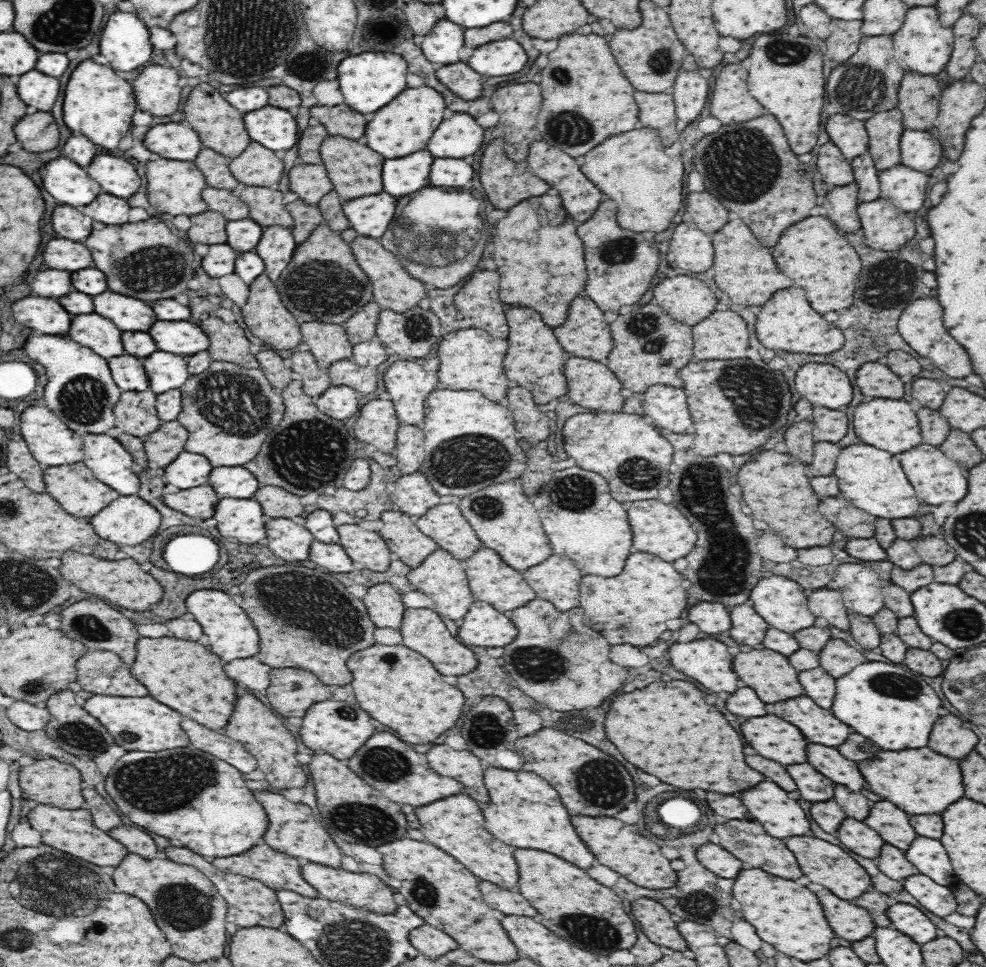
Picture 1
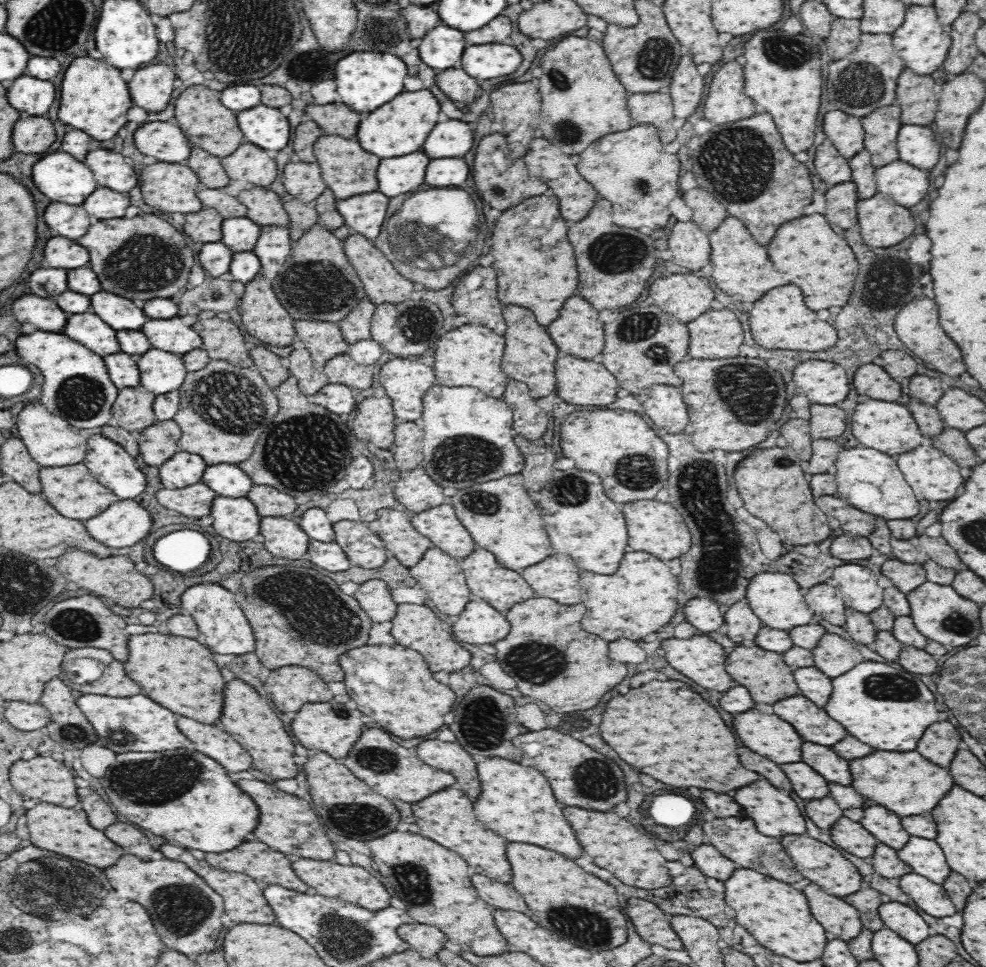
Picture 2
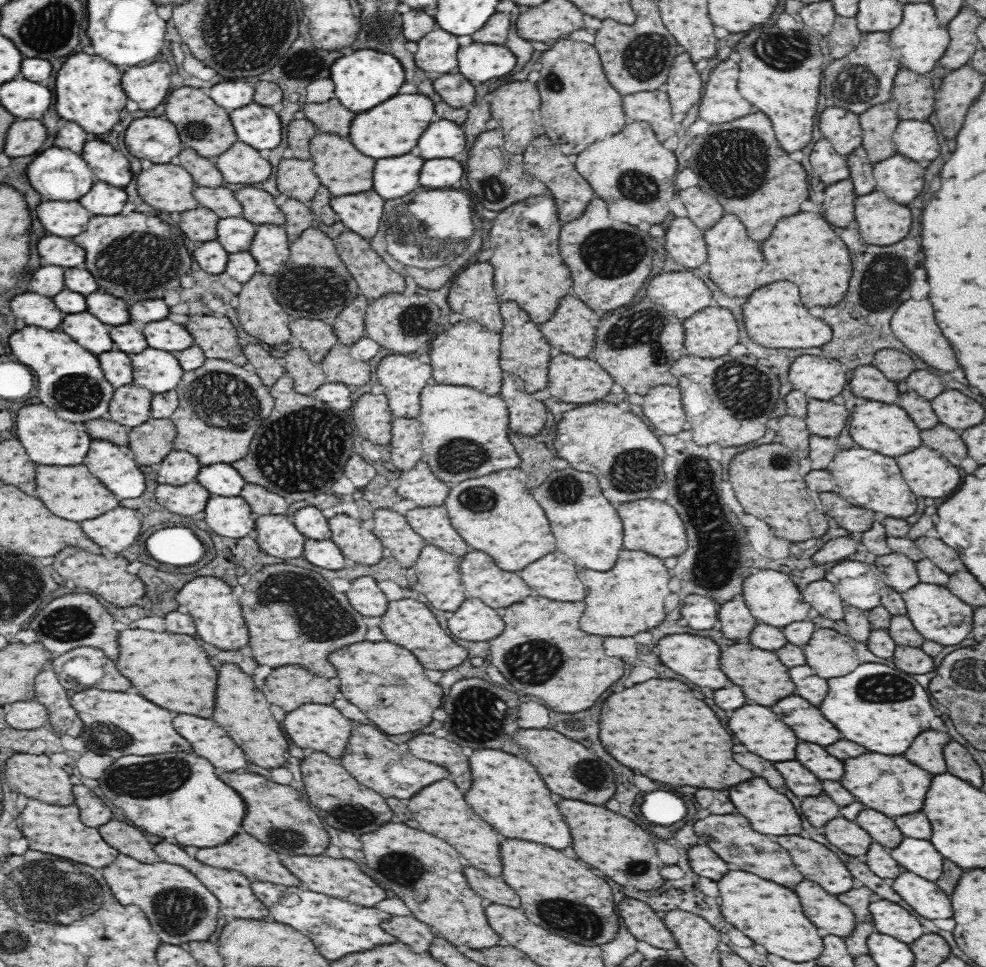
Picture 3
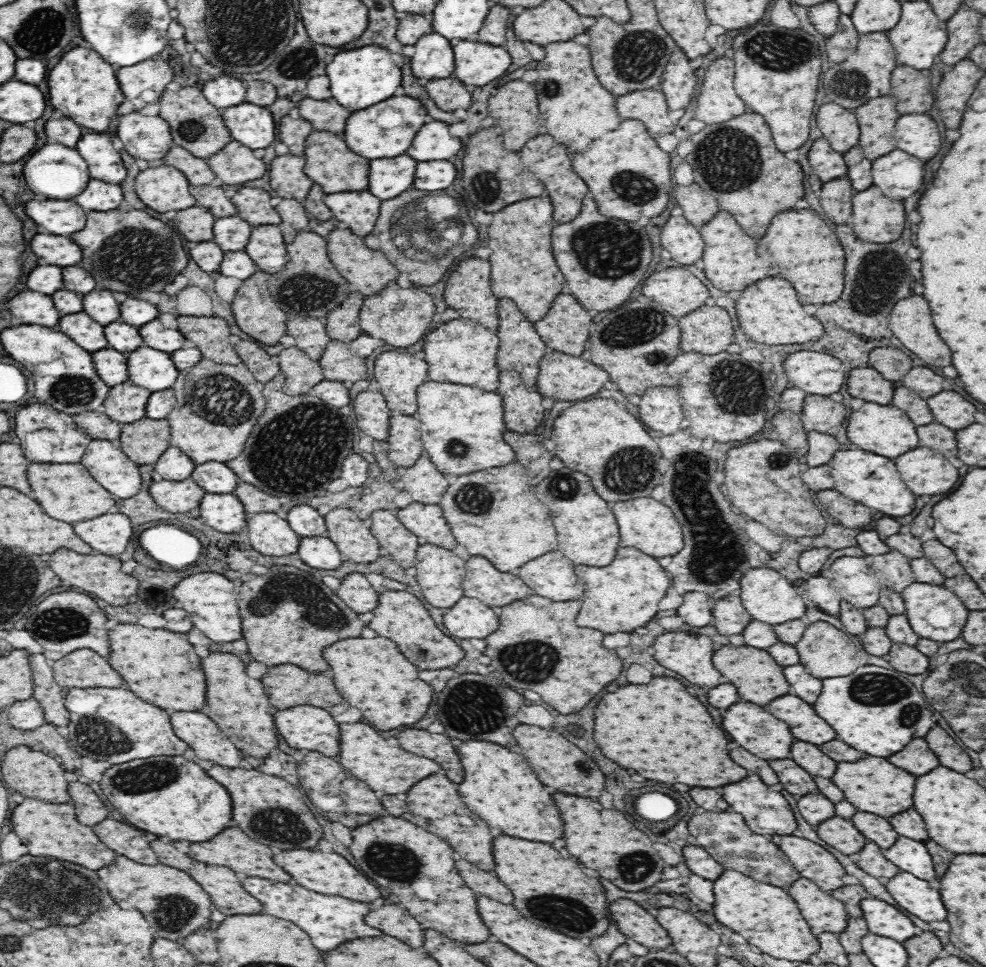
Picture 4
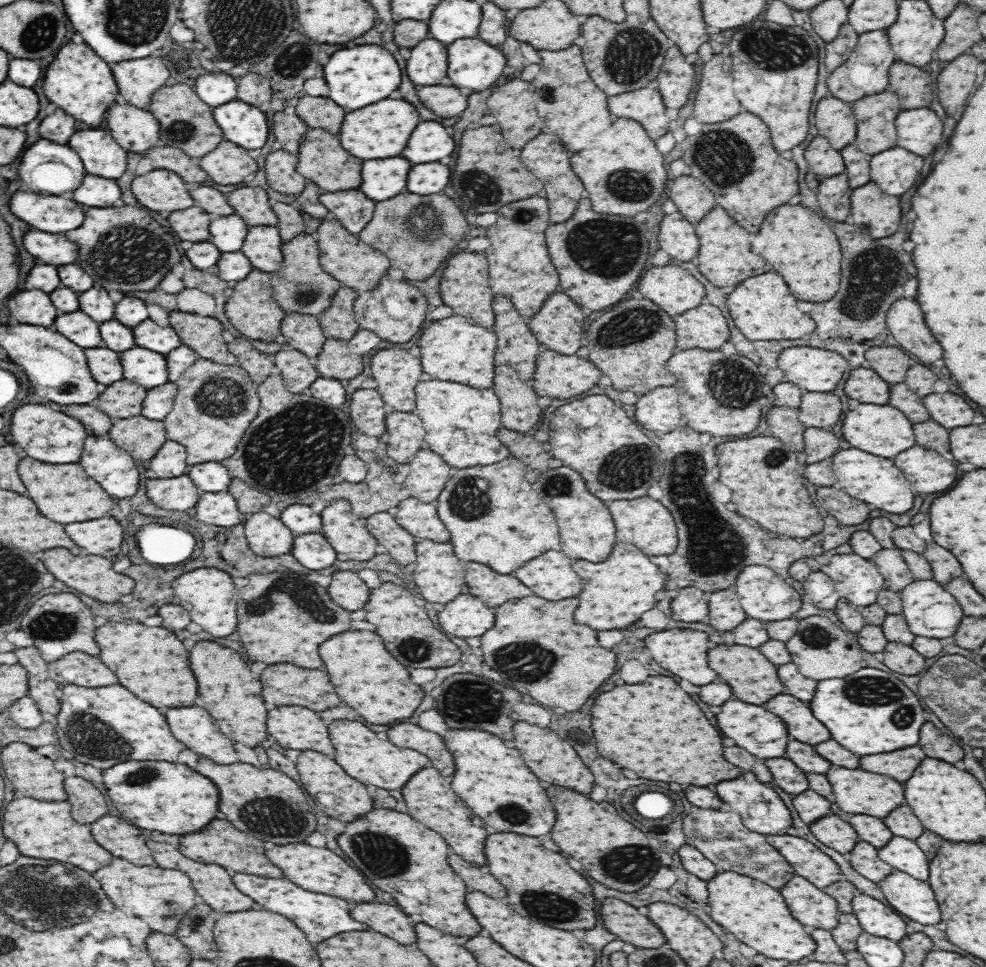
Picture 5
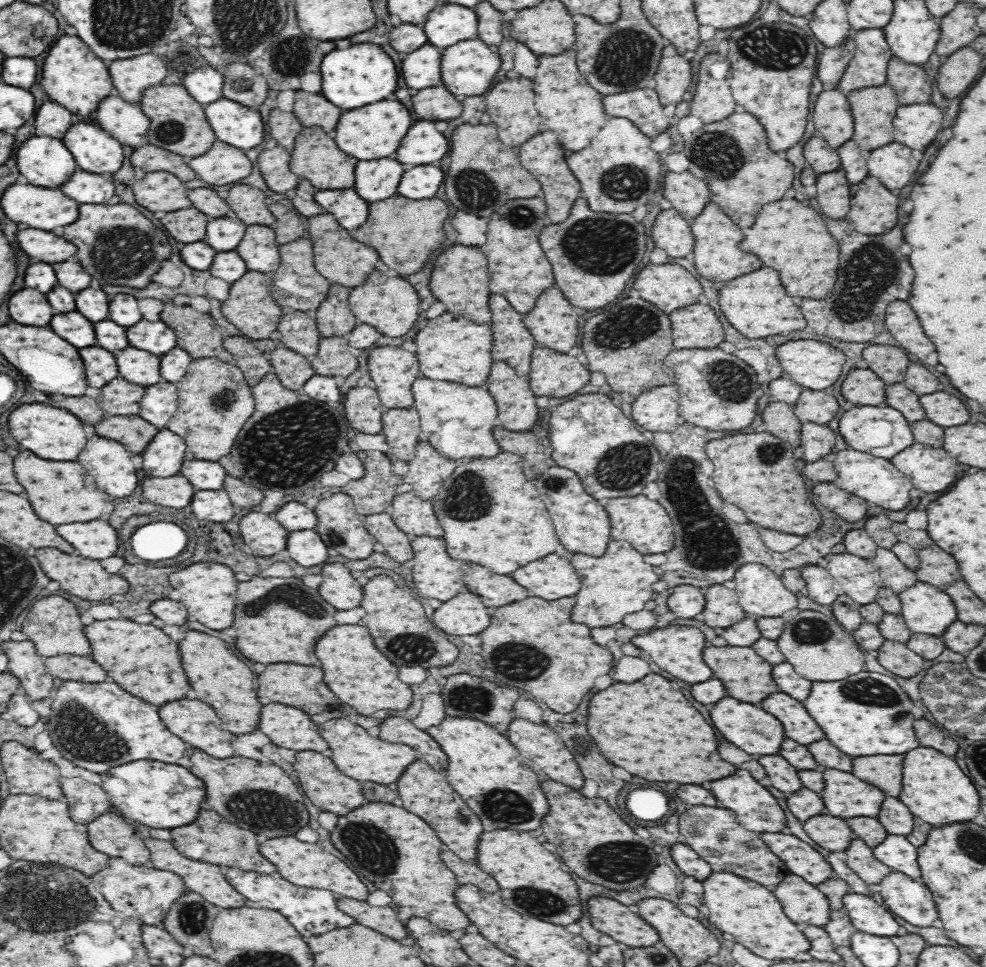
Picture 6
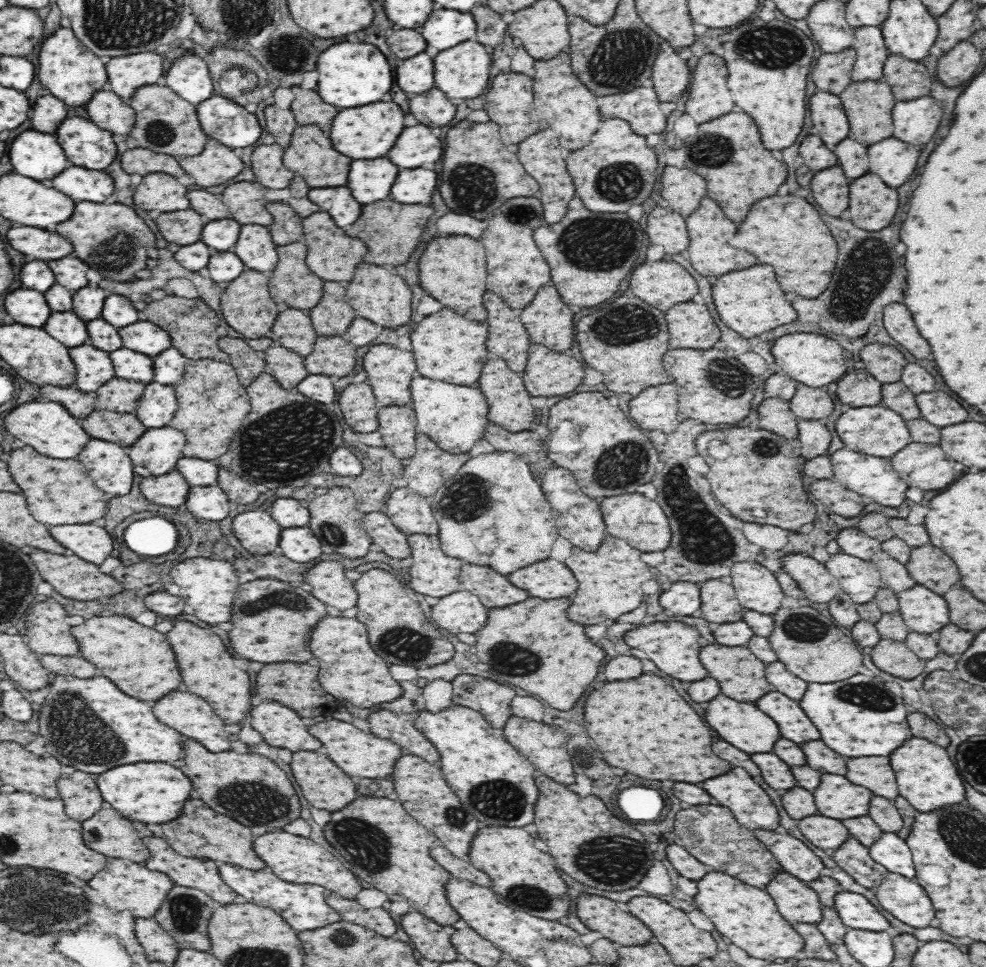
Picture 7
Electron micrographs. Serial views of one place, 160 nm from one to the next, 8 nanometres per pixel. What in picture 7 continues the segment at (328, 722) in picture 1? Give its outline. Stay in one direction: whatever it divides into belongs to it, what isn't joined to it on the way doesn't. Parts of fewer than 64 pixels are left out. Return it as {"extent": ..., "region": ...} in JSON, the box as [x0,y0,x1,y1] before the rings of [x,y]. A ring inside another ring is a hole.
{"extent":[250,702,322,752],"region":[[[262,702],[250,710],[250,722],[256,732],[262,732],[264,742],[278,748],[288,748],[292,752],[298,750],[318,750],[322,742],[310,736],[302,718],[278,704],[278,702]]]}

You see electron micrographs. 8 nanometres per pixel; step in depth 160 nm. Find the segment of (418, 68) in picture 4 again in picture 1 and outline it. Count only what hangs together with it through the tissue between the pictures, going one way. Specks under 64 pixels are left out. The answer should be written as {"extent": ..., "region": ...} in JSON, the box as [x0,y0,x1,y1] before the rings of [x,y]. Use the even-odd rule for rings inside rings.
{"extent":[422,20,464,66],"region":[[[448,20],[437,22],[422,40],[422,53],[432,64],[439,66],[454,64],[460,58],[460,50],[464,48],[464,27],[452,24]]]}

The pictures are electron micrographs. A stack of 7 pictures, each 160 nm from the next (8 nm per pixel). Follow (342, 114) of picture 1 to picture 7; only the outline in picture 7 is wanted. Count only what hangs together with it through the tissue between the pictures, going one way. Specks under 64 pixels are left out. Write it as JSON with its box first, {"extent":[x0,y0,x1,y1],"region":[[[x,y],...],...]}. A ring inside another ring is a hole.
{"extent":[290,86,338,130],"region":[[[292,86],[290,89],[296,92],[296,98],[291,105],[296,122],[298,124],[316,124],[322,130],[330,130],[332,120],[338,110],[334,106],[322,102],[318,92],[314,92],[314,90],[304,90],[298,86]]]}

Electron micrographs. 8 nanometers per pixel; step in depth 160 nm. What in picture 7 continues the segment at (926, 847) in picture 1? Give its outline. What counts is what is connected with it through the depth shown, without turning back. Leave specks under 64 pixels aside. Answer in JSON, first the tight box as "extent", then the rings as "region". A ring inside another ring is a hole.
{"extent":[869,832,915,879],"region":[[[883,832],[878,840],[869,846],[869,855],[874,862],[909,879],[915,878],[914,861],[906,841],[896,833]]]}

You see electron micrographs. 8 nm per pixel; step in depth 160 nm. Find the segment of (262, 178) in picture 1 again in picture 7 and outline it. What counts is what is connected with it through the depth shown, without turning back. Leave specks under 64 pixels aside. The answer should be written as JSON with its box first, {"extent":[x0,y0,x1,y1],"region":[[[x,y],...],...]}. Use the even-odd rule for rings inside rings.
{"extent":[178,139,242,188],"region":[[[209,139],[204,146],[204,152],[188,158],[178,158],[188,176],[194,178],[198,186],[210,188],[228,182],[242,170],[242,160],[236,156],[230,147],[216,139]]]}

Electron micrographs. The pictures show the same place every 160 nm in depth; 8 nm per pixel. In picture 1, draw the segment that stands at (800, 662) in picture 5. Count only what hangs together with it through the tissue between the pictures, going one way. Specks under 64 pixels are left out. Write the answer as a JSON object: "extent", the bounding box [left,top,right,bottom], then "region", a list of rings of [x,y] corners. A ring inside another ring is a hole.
{"extent":[820,638,868,678],"region":[[[830,638],[826,646],[820,650],[820,664],[822,668],[834,676],[840,678],[859,664],[868,662],[862,652],[852,648],[849,643],[840,638]]]}

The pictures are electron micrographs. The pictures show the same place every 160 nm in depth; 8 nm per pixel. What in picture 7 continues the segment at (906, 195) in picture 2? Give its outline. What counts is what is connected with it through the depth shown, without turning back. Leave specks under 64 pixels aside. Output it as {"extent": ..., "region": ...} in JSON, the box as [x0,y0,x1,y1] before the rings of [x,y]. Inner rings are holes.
{"extent":[868,138,918,188],"region":[[[898,138],[880,140],[868,148],[870,172],[878,174],[886,184],[898,188],[916,170],[918,150]]]}

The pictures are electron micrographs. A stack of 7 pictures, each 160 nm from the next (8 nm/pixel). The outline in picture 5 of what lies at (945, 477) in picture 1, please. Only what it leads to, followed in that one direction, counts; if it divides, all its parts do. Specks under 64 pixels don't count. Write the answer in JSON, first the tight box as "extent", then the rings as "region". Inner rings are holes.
{"extent":[892,446,958,492],"region":[[[912,446],[892,458],[894,464],[912,480],[914,492],[942,492],[948,490],[958,480],[958,468],[946,460],[942,454],[934,450],[926,450],[922,446]],[[924,480],[924,482],[922,482]],[[936,480],[936,482],[928,482]]]}

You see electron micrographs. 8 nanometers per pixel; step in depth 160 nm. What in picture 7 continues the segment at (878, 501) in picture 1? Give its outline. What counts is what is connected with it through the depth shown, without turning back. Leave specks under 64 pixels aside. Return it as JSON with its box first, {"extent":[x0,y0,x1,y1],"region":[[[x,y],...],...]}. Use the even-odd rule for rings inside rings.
{"extent":[829,448,908,508],"region":[[[844,448],[829,455],[832,458],[832,466],[834,466],[834,478],[838,484],[850,488],[859,495],[868,496],[868,499],[872,499],[873,502],[878,502],[882,506],[890,506],[890,508],[896,508],[906,500],[904,492],[908,490],[908,484],[892,468],[891,459],[844,450]]]}

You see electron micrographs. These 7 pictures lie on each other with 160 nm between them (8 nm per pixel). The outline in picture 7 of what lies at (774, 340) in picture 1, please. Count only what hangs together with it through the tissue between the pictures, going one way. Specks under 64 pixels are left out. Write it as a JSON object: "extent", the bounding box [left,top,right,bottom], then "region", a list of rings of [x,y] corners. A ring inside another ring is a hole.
{"extent":[712,264,796,339],"region":[[[758,264],[752,268],[718,276],[716,282],[712,284],[712,298],[714,298],[716,311],[722,318],[722,322],[728,324],[732,330],[736,330],[745,339],[768,332],[782,324],[788,324],[796,316],[794,308],[784,298],[784,292],[780,290],[776,282],[774,270],[766,264]]]}

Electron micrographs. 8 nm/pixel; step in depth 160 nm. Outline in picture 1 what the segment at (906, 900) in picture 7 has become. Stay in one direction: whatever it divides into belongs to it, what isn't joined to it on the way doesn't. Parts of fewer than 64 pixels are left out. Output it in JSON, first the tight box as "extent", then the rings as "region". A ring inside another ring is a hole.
{"extent":[902,873,957,917],"region":[[[922,873],[902,880],[903,887],[924,909],[944,917],[957,912],[957,902],[951,887],[941,885]]]}

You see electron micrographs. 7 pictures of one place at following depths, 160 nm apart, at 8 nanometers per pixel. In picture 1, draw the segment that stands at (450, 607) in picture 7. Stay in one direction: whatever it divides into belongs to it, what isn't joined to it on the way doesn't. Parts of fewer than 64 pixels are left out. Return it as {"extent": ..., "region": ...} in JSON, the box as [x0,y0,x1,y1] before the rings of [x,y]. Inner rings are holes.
{"extent":[458,601,518,647],"region":[[[474,601],[458,627],[458,638],[467,647],[470,644],[504,647],[514,640],[516,634],[518,631],[507,613],[500,612],[486,601]]]}

